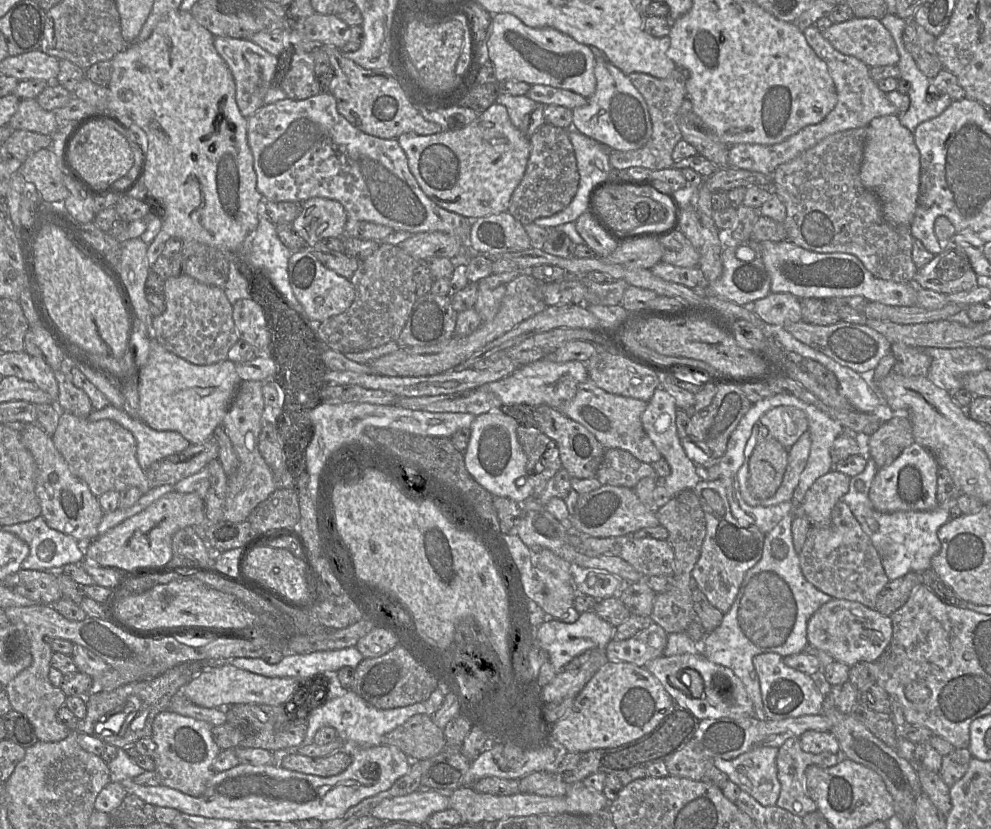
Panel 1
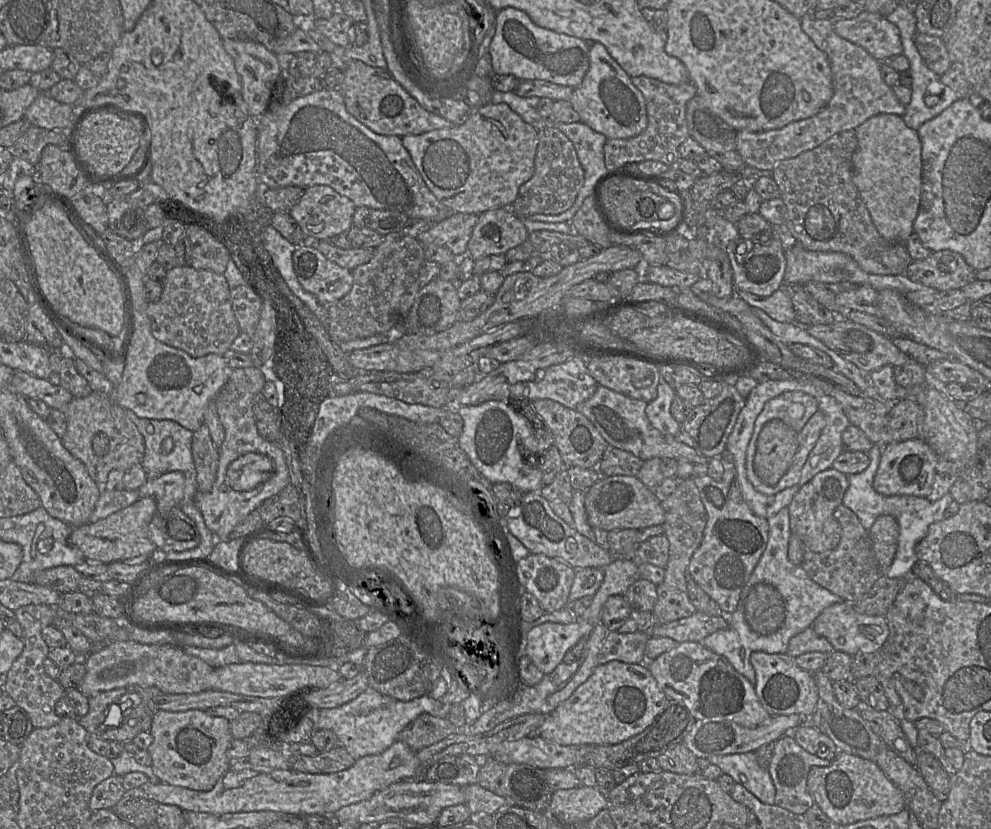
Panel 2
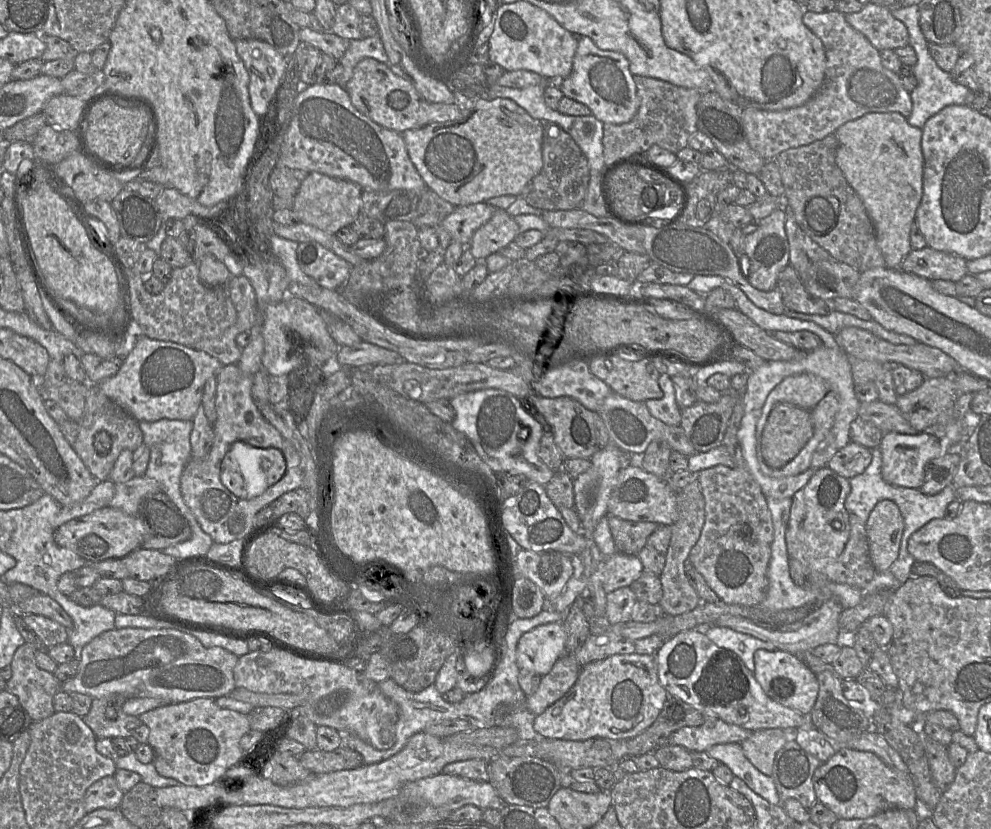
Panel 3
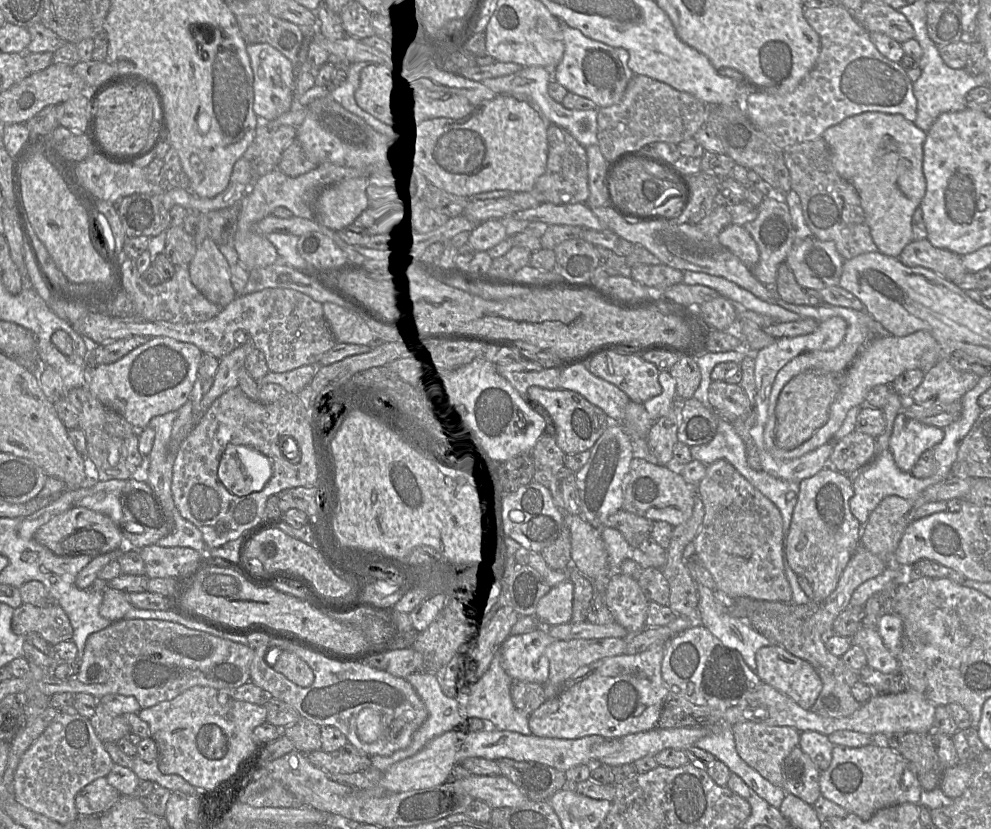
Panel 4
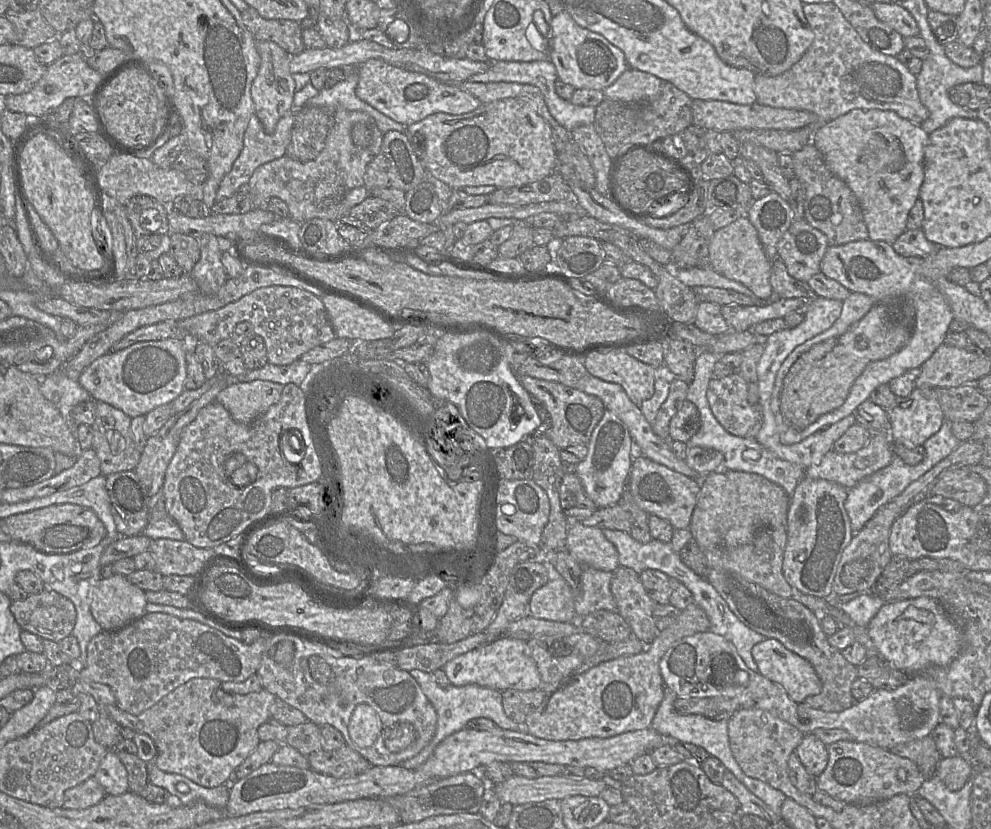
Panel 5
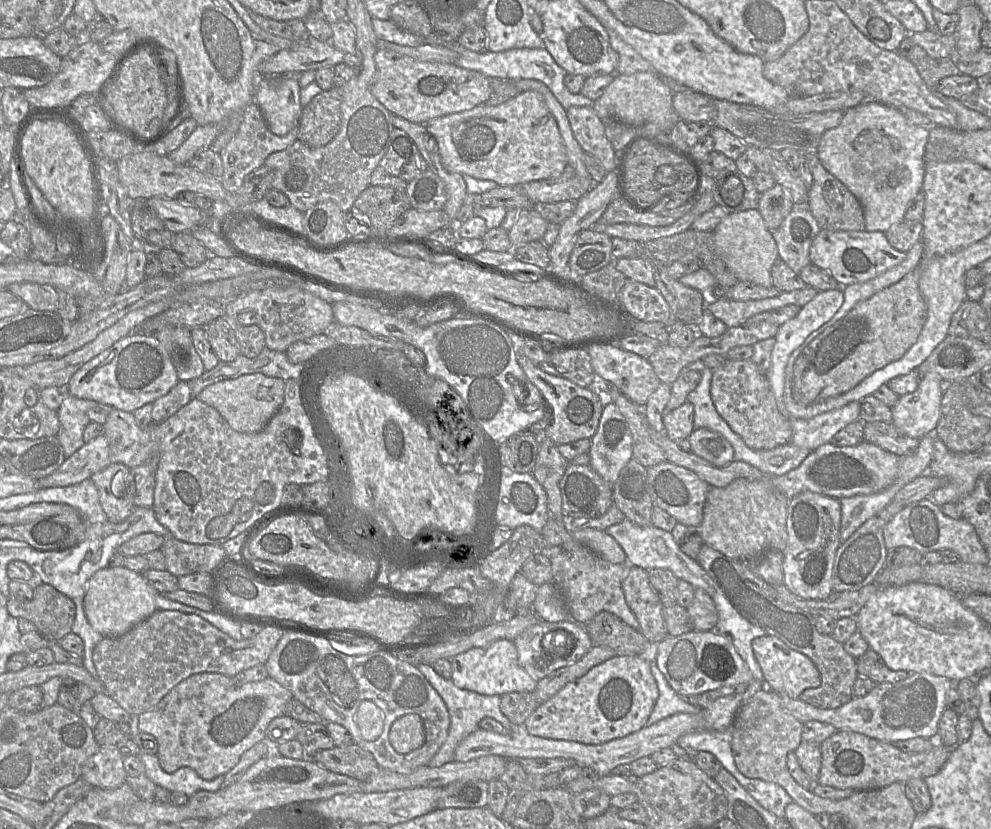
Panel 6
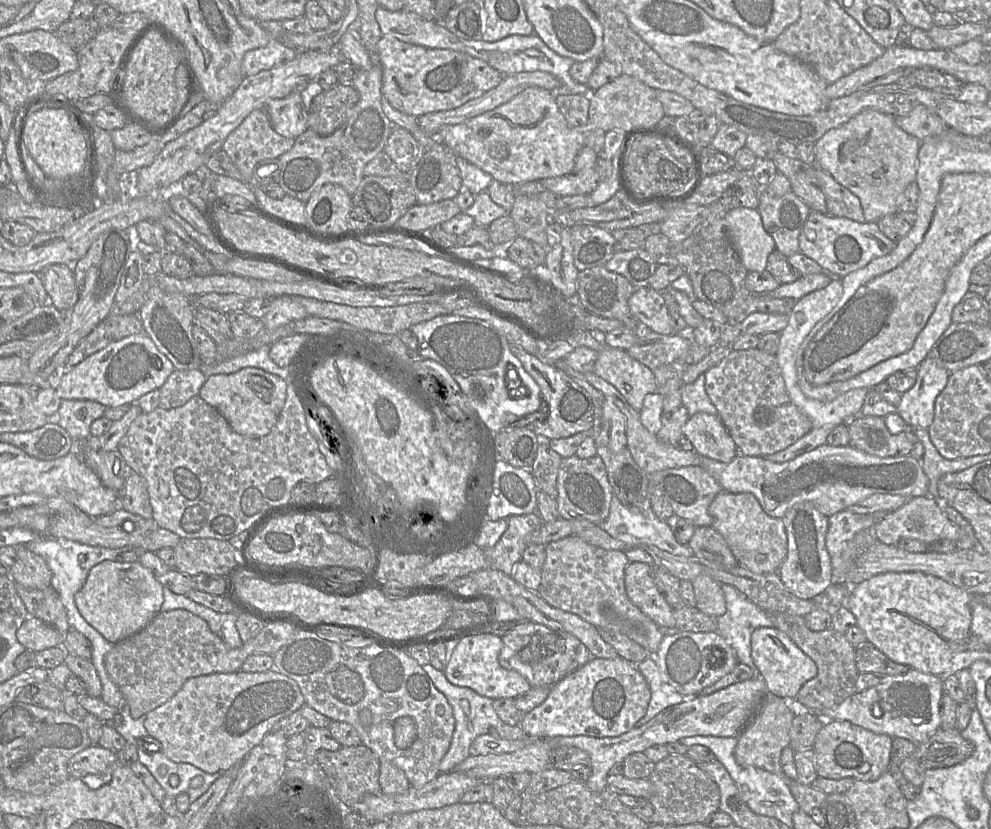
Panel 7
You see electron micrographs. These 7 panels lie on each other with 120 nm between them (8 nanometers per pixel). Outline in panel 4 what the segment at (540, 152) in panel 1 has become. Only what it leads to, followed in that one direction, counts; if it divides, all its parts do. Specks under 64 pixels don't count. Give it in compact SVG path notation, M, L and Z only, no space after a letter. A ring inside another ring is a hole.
M551 123L547 128L548 158L546 171L530 191L539 203L557 205L586 203L590 192L586 148L568 131Z

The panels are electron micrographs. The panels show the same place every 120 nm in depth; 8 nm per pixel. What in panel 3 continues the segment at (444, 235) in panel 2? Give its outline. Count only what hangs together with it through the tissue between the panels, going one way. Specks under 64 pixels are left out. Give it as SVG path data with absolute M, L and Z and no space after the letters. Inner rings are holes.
M487 203L459 206L440 225L450 234L452 241L466 246L475 231L491 219L496 209Z

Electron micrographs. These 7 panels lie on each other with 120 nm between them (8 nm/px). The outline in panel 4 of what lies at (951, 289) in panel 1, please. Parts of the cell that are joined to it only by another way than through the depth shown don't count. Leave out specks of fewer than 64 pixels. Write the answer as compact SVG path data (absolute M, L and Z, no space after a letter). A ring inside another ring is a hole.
M912 240L902 250L899 261L908 267L924 267L947 280L955 280L967 271L961 256L947 249L934 247L929 240Z

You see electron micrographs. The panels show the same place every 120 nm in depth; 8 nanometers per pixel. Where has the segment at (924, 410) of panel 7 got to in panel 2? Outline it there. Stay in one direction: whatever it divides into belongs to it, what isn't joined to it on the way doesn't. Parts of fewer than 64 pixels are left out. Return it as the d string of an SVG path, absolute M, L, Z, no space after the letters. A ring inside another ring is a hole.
M919 437L885 444L882 447L882 456L873 488L883 496L908 495L927 498L932 491L935 468L939 459L935 451Z

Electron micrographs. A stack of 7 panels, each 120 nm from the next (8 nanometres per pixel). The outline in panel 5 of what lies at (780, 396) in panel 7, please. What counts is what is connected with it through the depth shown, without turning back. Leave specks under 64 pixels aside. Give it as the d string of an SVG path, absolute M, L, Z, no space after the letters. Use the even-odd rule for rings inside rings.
M734 373L713 378L708 386L707 399L718 422L732 435L757 438L763 424L760 400L758 408L748 400L747 382Z

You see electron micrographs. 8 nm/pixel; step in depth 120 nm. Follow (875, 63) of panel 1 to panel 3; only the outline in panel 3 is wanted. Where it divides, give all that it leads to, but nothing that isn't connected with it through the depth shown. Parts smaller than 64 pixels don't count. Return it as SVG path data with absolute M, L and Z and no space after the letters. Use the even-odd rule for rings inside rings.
M865 2L859 12L846 14L845 18L879 51L895 50L909 44L908 29L893 16L891 8Z

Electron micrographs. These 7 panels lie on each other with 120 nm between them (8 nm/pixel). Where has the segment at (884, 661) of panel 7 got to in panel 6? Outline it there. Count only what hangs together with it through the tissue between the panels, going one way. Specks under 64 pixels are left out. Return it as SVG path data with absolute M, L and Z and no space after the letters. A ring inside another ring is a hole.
M872 648L856 659L858 675L869 678L875 683L896 683L906 679L910 673L907 671L891 670L883 658Z

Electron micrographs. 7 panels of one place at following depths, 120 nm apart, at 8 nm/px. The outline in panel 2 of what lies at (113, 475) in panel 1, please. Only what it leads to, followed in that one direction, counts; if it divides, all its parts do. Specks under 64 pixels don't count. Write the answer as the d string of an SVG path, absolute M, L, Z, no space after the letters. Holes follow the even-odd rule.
M91 391L86 396L73 398L63 413L67 418L67 429L61 438L62 443L85 465L89 475L99 486L104 486L112 470L125 472L142 462L145 440L126 415L126 410L111 395Z

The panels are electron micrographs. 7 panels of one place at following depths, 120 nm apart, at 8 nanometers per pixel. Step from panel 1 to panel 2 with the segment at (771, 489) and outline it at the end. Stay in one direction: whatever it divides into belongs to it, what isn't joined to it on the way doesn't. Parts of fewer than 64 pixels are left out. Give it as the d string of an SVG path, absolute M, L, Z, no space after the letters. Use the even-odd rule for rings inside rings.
M779 419L768 421L757 440L754 469L770 486L786 474L798 449L798 433Z

